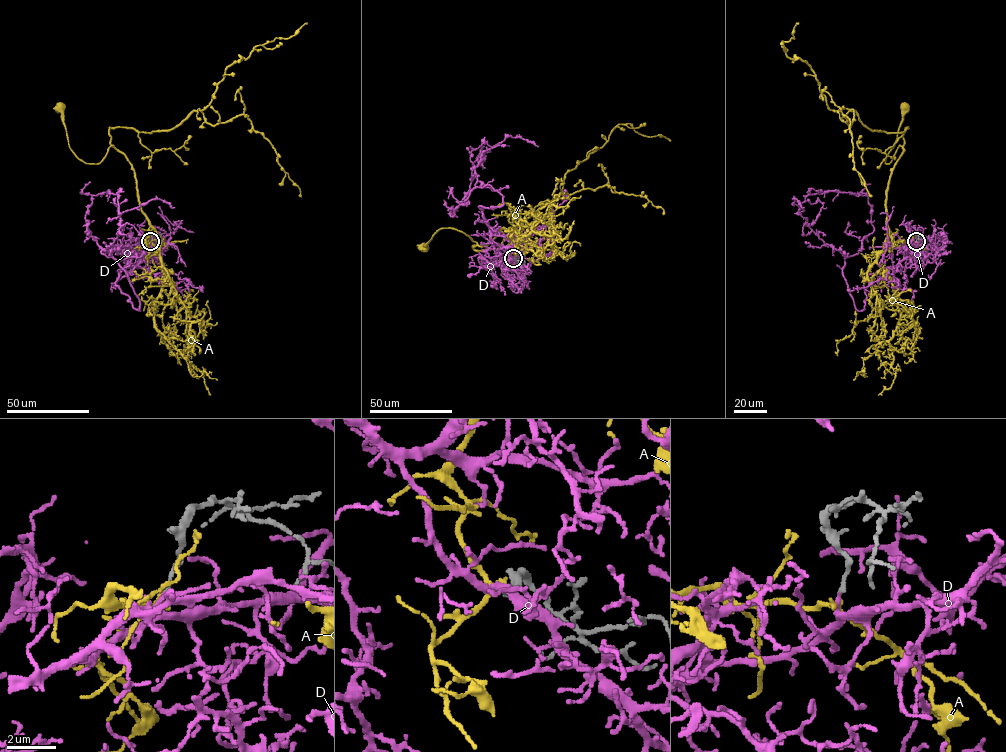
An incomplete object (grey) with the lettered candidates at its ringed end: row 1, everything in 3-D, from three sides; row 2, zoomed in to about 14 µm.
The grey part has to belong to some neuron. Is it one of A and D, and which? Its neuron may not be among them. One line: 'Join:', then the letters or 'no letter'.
Join: D

